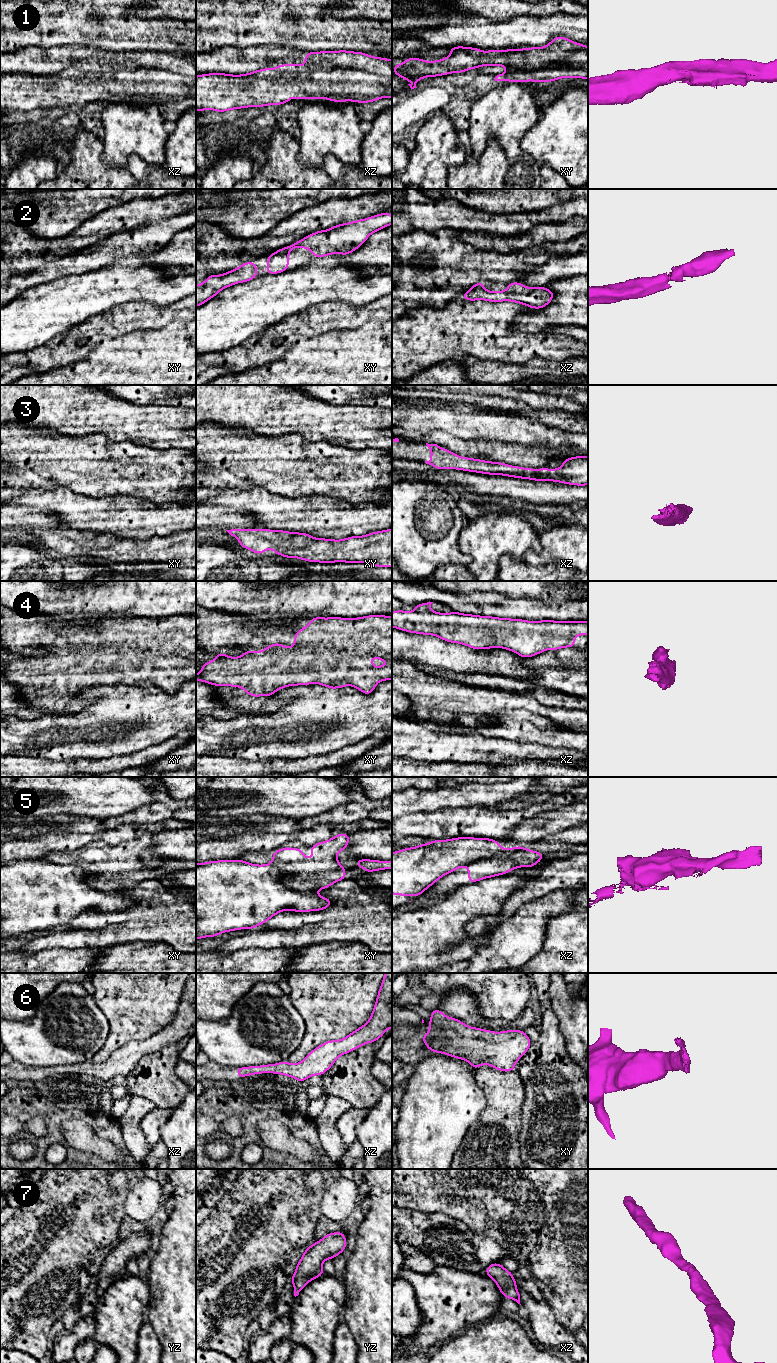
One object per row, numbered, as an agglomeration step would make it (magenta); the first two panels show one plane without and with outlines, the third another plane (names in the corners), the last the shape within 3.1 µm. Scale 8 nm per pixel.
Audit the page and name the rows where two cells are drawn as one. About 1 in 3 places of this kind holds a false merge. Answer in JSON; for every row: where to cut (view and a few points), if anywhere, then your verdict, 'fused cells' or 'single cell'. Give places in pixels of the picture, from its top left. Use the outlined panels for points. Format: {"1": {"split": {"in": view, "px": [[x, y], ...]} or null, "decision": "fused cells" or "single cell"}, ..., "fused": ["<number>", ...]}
{"1": {"split": {"in": "xz", "px": [[273, 68], [317, 71], [353, 67], [391, 76]]}, "decision": "fused cells"}, "2": {"split": null, "decision": "single cell"}, "3": {"split": null, "decision": "single cell"}, "4": {"split": null, "decision": "single cell"}, "5": {"split": {"in": "xy", "px": [[263, 864], [273, 866], [287, 887], [299, 891], [313, 892]]}, "decision": "fused cells"}, "6": {"split": null, "decision": "single cell"}, "7": {"split": null, "decision": "single cell"}, "fused": ["1", "5"]}

